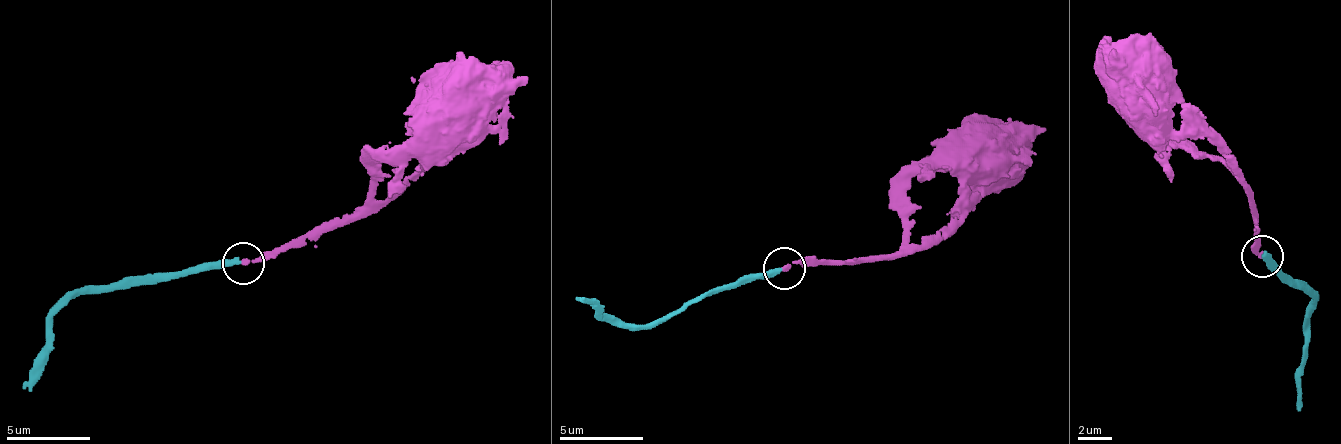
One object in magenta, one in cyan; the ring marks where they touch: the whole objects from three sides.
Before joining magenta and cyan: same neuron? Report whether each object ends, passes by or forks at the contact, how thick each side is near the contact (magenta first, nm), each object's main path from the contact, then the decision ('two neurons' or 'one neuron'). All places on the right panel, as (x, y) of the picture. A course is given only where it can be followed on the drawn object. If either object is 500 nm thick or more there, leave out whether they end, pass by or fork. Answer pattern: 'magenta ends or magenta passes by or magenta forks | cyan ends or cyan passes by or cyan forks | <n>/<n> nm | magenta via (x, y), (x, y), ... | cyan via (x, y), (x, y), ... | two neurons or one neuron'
magenta ends | cyan ends | 240/320 nm | magenta via (1263, 257), (1255, 251), (1259, 231), (1247, 187), (1157, 80), (1149, 79), (1135, 85) | cyan via (1263, 257), (1316, 300), (1304, 336), (1298, 411) | one neuron

